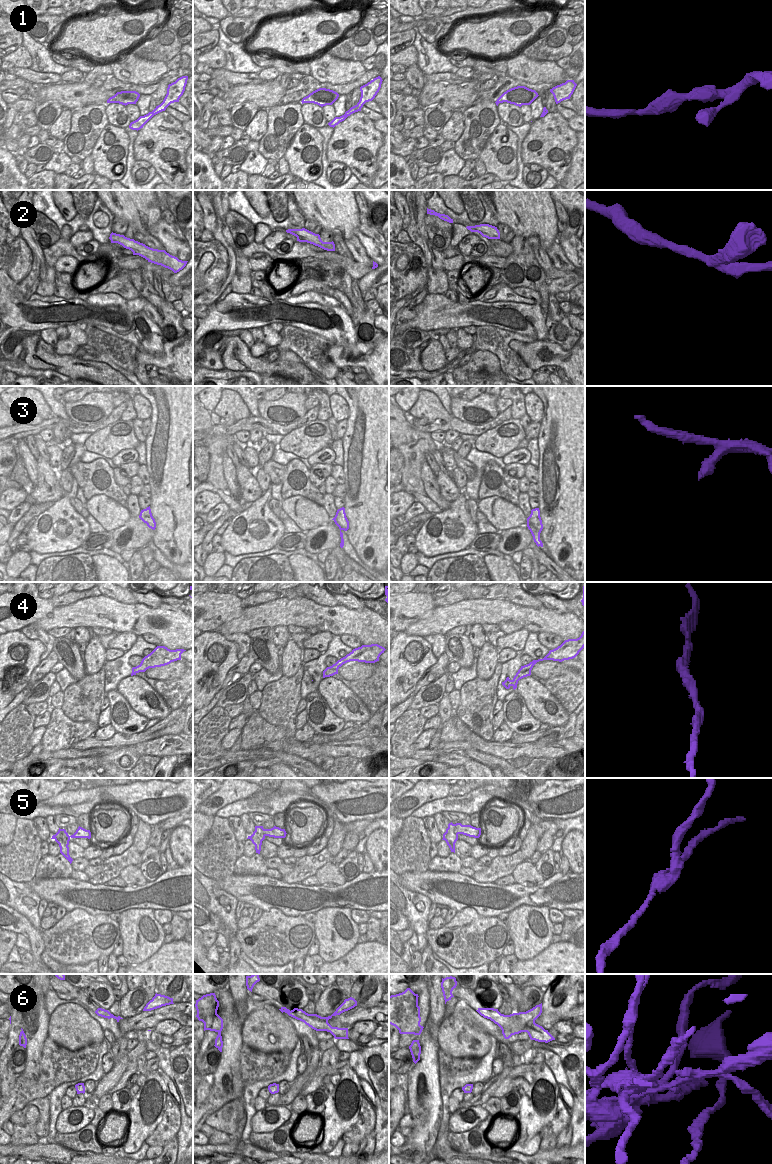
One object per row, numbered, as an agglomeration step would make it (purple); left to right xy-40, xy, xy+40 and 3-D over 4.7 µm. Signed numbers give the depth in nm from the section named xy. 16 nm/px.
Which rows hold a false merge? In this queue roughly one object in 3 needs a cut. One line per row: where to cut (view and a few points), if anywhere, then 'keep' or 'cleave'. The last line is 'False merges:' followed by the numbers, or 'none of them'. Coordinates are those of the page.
1: no cut; keep
2: no cut; keep
3: no cut; keep
4: no cut; keep
5: cut in xy+40 along (455, 824), (458, 833); cleave
6: cut in xy+40 along (534, 1020), (530, 1020), (520, 1031); cleave
False merges: 5, 6

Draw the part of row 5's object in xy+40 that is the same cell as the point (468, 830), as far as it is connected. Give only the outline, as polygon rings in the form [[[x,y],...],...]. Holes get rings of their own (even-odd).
[[[456,823],[456,829],[458,834],[463,834],[469,837],[479,838],[481,835],[481,828],[476,828],[471,825]]]

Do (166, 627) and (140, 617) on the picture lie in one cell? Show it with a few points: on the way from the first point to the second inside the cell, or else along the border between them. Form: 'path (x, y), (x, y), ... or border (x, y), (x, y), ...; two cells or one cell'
path (160, 627), (152, 626), (146, 620); one cell

